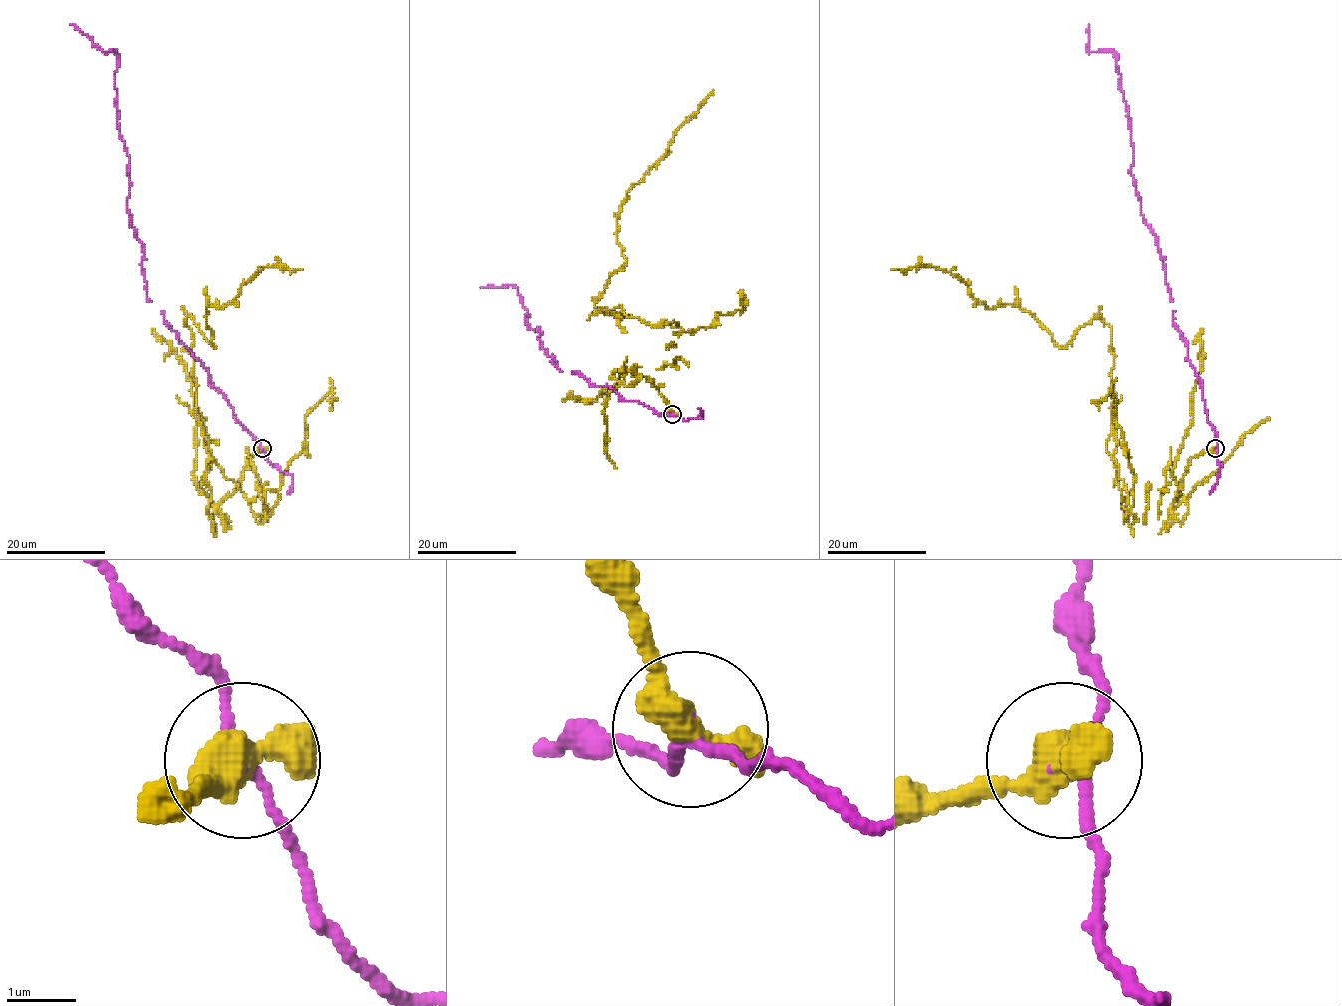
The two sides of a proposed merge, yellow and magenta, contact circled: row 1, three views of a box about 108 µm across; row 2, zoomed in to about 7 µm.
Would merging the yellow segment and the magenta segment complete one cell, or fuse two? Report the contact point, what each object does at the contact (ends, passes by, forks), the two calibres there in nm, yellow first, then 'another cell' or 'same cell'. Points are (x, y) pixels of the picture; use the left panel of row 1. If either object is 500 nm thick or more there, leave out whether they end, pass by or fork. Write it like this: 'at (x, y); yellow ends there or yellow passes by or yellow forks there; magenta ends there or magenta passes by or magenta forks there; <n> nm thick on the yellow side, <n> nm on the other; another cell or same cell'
at (262, 448); 650 nm thick on the yellow side, 140 nm on the other; another cell

